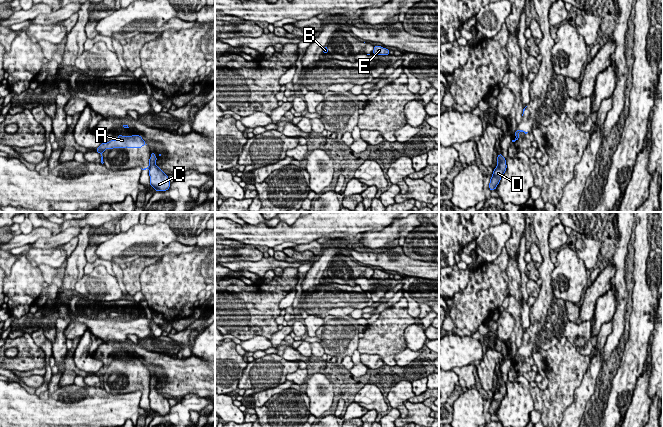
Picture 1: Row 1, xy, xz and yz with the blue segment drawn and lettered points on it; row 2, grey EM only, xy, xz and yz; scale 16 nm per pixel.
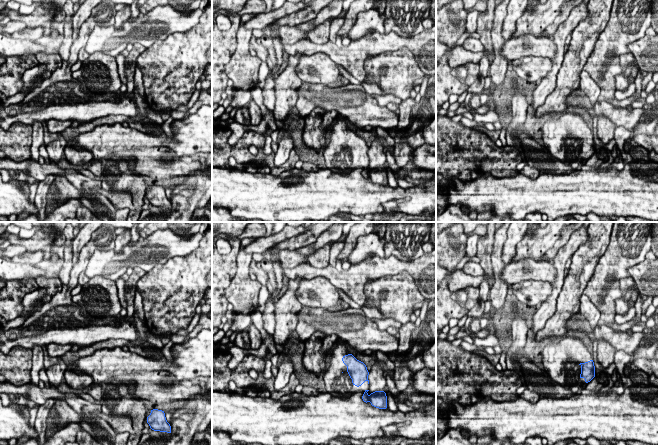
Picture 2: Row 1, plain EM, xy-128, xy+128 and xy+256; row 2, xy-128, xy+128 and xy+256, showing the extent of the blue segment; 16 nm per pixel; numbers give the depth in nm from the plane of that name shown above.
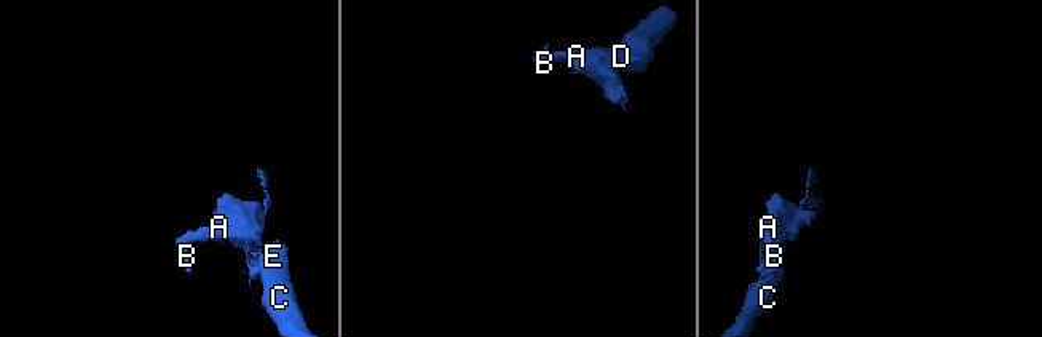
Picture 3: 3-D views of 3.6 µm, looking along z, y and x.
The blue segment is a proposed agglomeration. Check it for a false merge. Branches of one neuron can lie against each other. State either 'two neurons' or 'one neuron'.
two neurons

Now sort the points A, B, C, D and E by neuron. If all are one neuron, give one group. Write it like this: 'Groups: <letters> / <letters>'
Groups: A B / C D E

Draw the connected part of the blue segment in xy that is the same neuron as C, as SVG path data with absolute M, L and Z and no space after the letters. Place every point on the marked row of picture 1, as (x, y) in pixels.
M154 152L151 153L150 157L150 185L155 189L155 191L167 191L170 187L171 182L169 181L168 175L166 175L159 166L156 166L157 157Z

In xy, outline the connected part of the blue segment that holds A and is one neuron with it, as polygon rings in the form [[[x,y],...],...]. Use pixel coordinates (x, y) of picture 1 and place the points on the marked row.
[[[118,135],[117,140],[110,140],[108,143],[103,142],[99,147],[97,147],[96,151],[98,153],[103,154],[106,149],[113,148],[141,148],[146,144],[146,142],[139,135],[132,136],[122,136]]]

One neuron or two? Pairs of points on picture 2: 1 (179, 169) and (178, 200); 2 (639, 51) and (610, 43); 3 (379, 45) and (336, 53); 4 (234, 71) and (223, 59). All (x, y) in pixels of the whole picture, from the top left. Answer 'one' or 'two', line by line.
1: two
2: two
3: one
4: two

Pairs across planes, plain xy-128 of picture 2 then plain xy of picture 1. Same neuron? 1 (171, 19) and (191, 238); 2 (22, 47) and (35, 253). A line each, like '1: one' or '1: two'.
1: two
2: one

